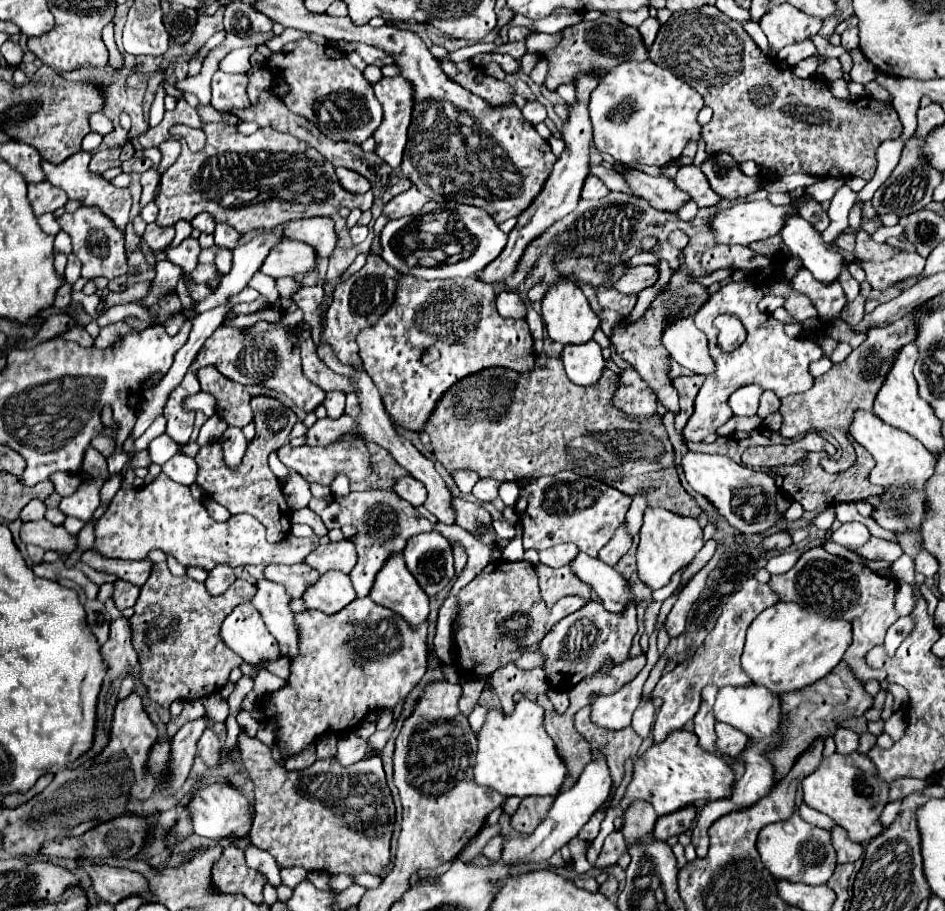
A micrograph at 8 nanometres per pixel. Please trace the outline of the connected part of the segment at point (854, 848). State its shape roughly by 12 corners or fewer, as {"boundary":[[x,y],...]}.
{"boundary":[[842,827],[832,829],[838,863],[854,863],[864,853]]}

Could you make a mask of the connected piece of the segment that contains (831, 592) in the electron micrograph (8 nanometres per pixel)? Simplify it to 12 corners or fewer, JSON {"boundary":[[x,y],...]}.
{"boundary":[[806,551],[768,585],[850,621],[844,661],[862,683],[884,673],[866,653],[884,643],[896,583],[864,565]]}

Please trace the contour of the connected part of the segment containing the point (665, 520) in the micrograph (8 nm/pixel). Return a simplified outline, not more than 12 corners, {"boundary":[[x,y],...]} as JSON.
{"boundary":[[646,509],[638,577],[652,591],[702,549],[696,519]]}

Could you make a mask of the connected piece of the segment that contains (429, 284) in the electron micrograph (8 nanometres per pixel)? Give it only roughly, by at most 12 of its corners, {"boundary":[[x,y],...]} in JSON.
{"boundary":[[400,275],[358,333],[392,421],[422,433],[442,393],[534,369],[526,319],[478,277]]}

